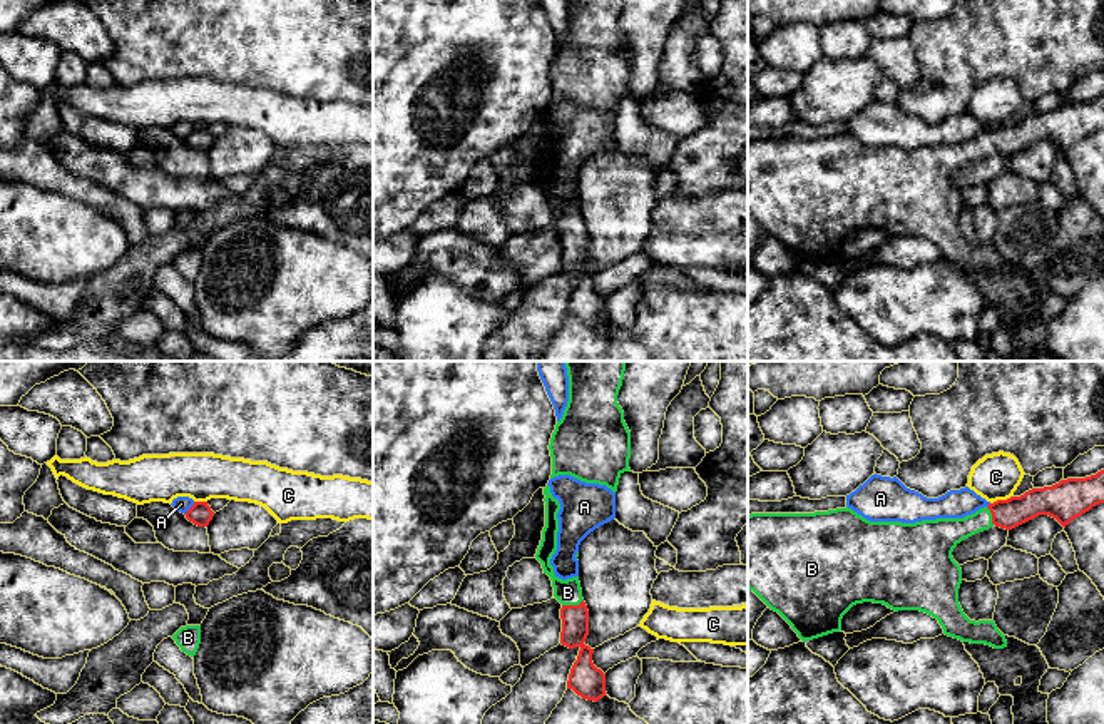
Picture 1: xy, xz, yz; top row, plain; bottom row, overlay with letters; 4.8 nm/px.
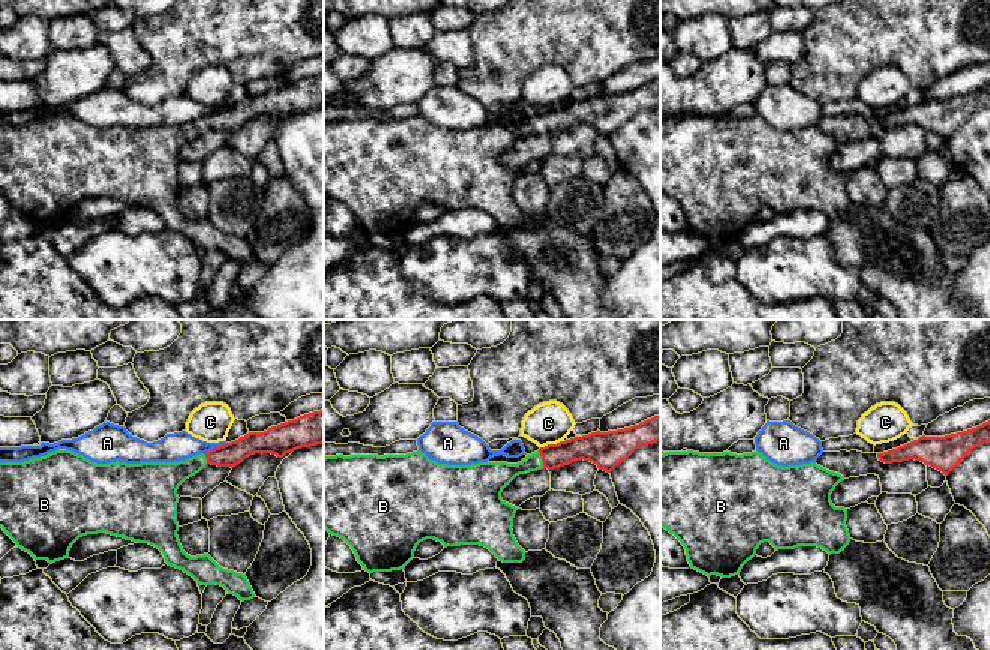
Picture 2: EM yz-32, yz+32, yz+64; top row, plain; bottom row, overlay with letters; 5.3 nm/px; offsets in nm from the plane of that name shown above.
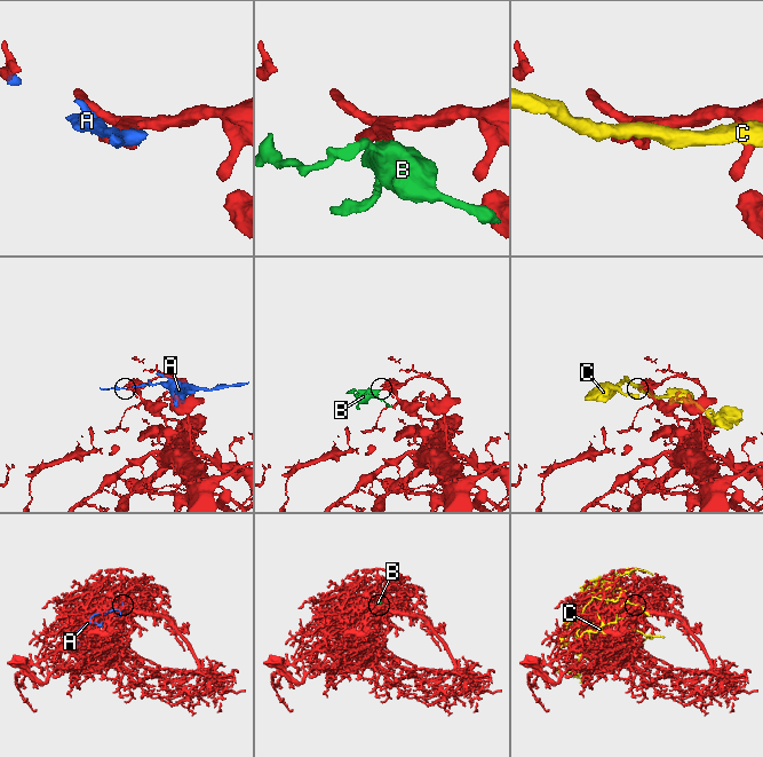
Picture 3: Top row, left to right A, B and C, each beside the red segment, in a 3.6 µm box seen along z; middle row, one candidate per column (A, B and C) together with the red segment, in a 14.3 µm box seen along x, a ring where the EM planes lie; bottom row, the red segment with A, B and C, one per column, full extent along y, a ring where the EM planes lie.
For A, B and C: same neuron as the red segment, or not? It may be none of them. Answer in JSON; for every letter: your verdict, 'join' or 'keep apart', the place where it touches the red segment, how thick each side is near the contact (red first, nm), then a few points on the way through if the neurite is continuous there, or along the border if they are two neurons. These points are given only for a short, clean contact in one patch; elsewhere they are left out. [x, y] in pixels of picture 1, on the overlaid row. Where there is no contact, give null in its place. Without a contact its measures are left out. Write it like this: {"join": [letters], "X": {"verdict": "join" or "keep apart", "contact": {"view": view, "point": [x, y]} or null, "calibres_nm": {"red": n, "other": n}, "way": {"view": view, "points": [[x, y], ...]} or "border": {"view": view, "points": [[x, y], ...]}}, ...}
{"join": ["B"], "A": {"verdict": "keep apart", "contact": {"view": "xy", "point": [189, 509]}, "calibres_nm": {"red": 110, "other": 80}}, "B": {"verdict": "join", "contact": {"view": "xz", "point": [572, 606]}, "calibres_nm": {"red": 130, "other": 120}, "way": {"view": "xz", "points": [[574, 632], [572, 606], [567, 592]]}}, "C": {"verdict": "keep apart", "contact": {"view": "yz", "point": [1001, 500]}, "calibres_nm": {"red": 140, "other": 220}}}

